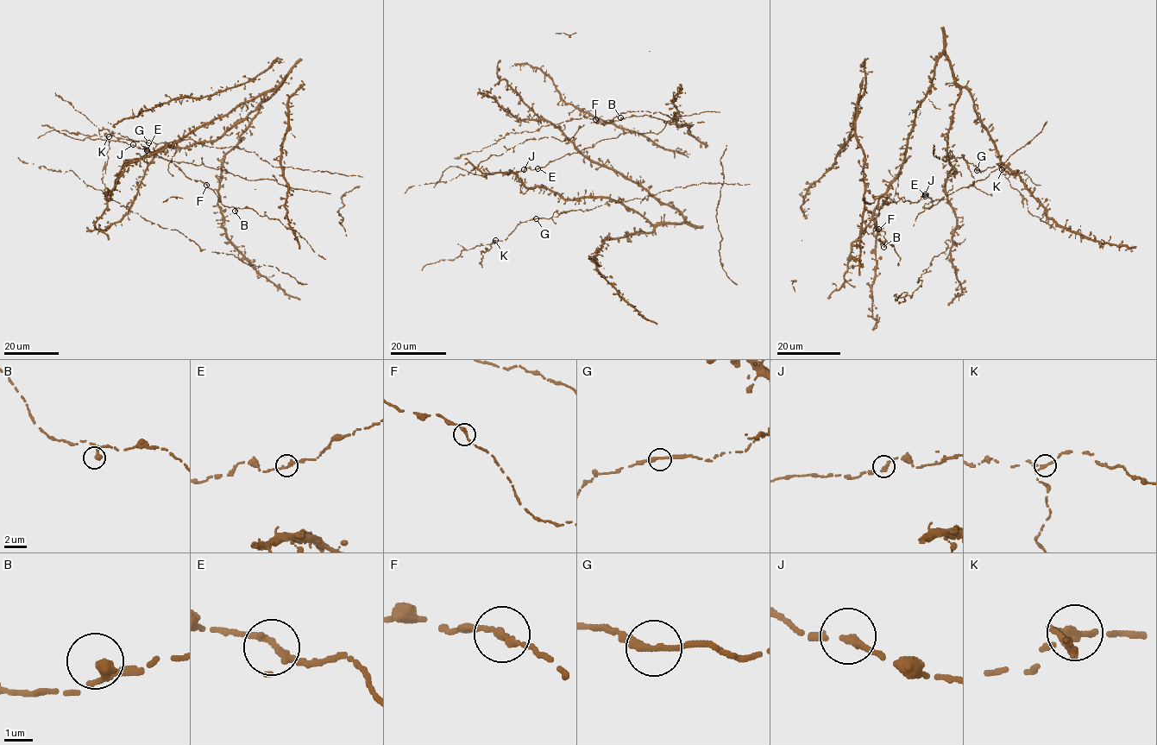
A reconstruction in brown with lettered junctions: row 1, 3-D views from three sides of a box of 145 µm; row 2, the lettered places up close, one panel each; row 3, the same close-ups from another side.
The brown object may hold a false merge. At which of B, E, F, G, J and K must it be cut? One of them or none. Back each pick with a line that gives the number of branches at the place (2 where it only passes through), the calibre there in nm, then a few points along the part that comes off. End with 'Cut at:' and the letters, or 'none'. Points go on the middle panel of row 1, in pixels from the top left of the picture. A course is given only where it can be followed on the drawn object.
K: Branches: 2. Thickness 260 nm. Course of the part to remove: (495, 240), (489, 244), (492, 247), (488, 250), (481, 251), (482, 267)
Cut at: K

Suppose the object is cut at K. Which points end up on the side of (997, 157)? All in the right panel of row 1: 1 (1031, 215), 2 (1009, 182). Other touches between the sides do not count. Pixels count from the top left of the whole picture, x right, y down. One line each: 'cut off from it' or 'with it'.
1: cut off from it
2: cut off from it

